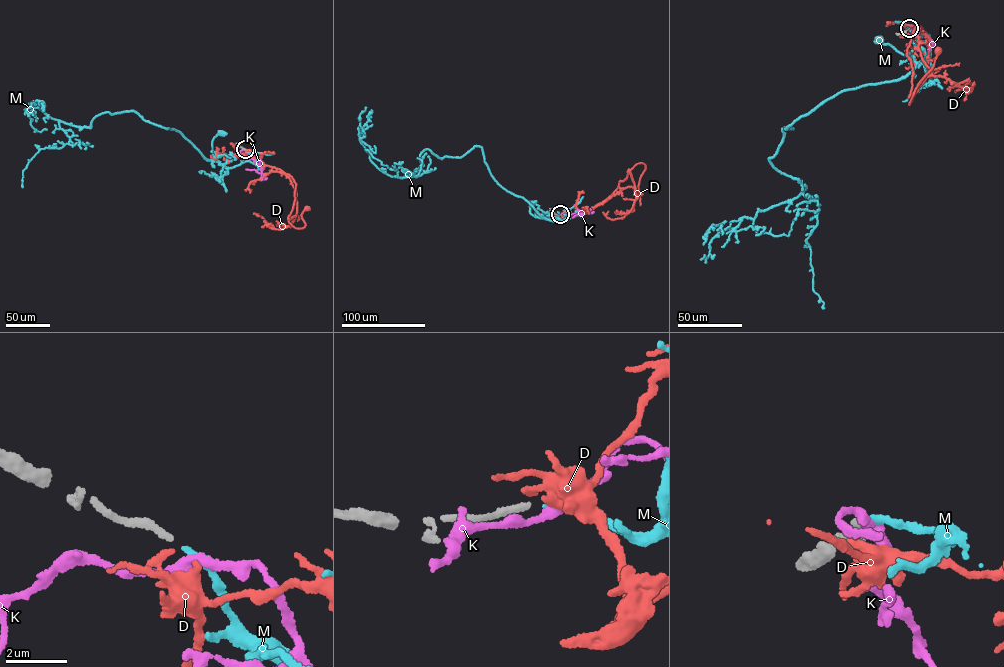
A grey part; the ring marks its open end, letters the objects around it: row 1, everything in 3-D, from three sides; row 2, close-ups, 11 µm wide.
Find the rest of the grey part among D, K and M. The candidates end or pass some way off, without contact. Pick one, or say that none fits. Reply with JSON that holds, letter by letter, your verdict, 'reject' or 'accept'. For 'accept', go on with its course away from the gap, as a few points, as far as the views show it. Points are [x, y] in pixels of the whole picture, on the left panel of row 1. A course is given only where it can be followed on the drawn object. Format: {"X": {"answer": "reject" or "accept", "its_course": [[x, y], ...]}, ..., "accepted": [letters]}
{"D": {"answer": "reject"}, "K": {"answer": "reject"}, "M": {"answer": "accept", "its_course": [[245, 149], [248, 161], [233, 167], [221, 165], [213, 157], [212, 143], [214, 137], [223, 133]]}, "accepted": ["M"]}

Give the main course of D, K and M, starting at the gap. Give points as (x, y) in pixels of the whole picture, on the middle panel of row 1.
D: (561, 214), (585, 212), (602, 202), (628, 169), (630, 173), (641, 163), (645, 168), (640, 194)
K: (561, 214), (586, 213), (572, 217)
M: (561, 214), (570, 218), (563, 222), (536, 217), (530, 211), (533, 203)

